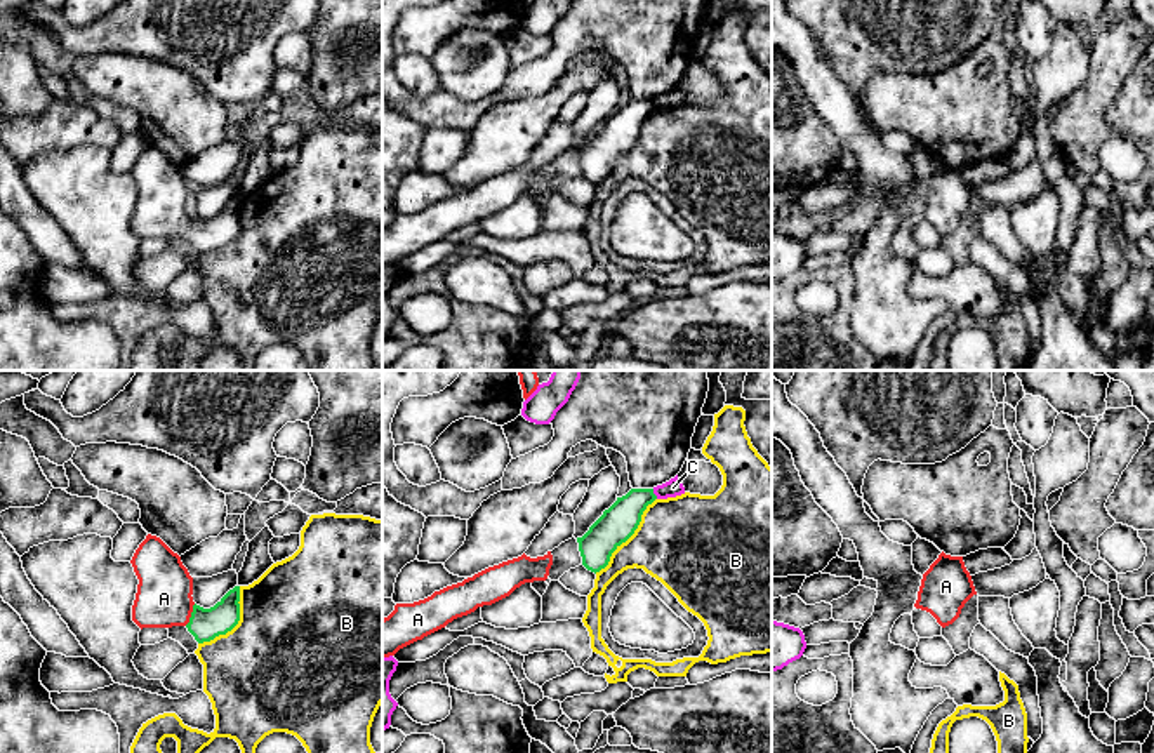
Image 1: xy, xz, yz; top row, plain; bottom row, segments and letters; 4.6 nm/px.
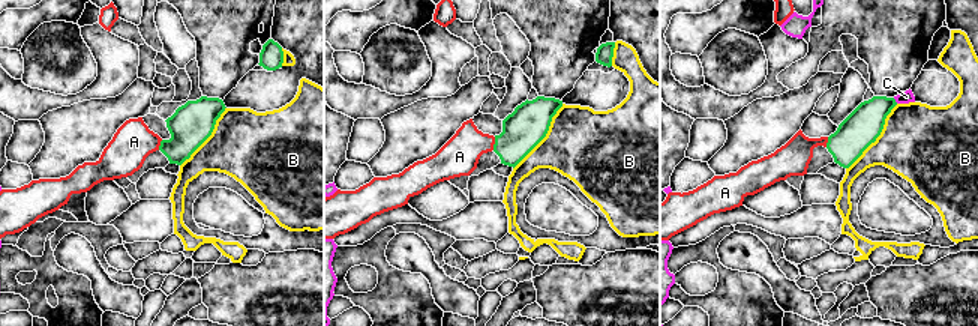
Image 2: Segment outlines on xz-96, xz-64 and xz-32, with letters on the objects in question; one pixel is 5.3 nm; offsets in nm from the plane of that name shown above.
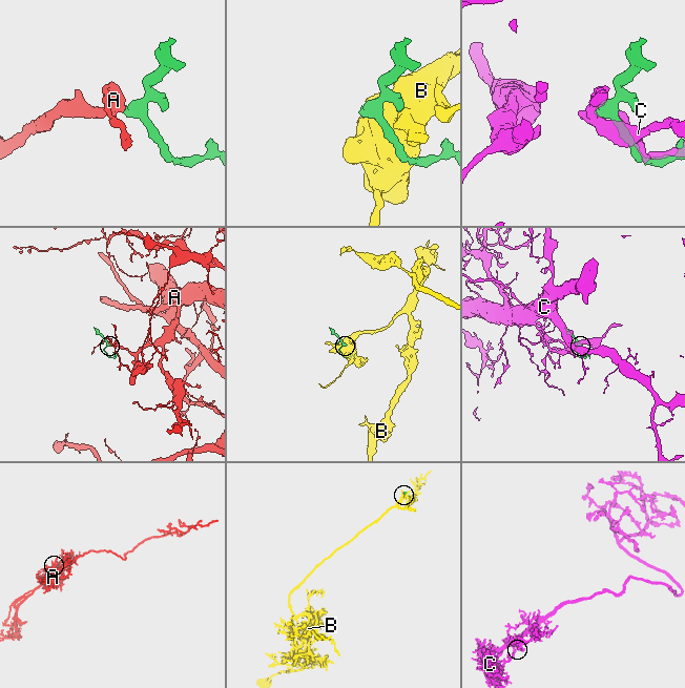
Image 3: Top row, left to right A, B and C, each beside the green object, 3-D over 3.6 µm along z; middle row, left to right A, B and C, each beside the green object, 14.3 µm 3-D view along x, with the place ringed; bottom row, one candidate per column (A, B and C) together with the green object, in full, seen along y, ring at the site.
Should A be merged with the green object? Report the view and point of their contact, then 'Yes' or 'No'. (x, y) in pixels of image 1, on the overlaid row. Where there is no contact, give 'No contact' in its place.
Touches green at xy (192, 614). Yes

